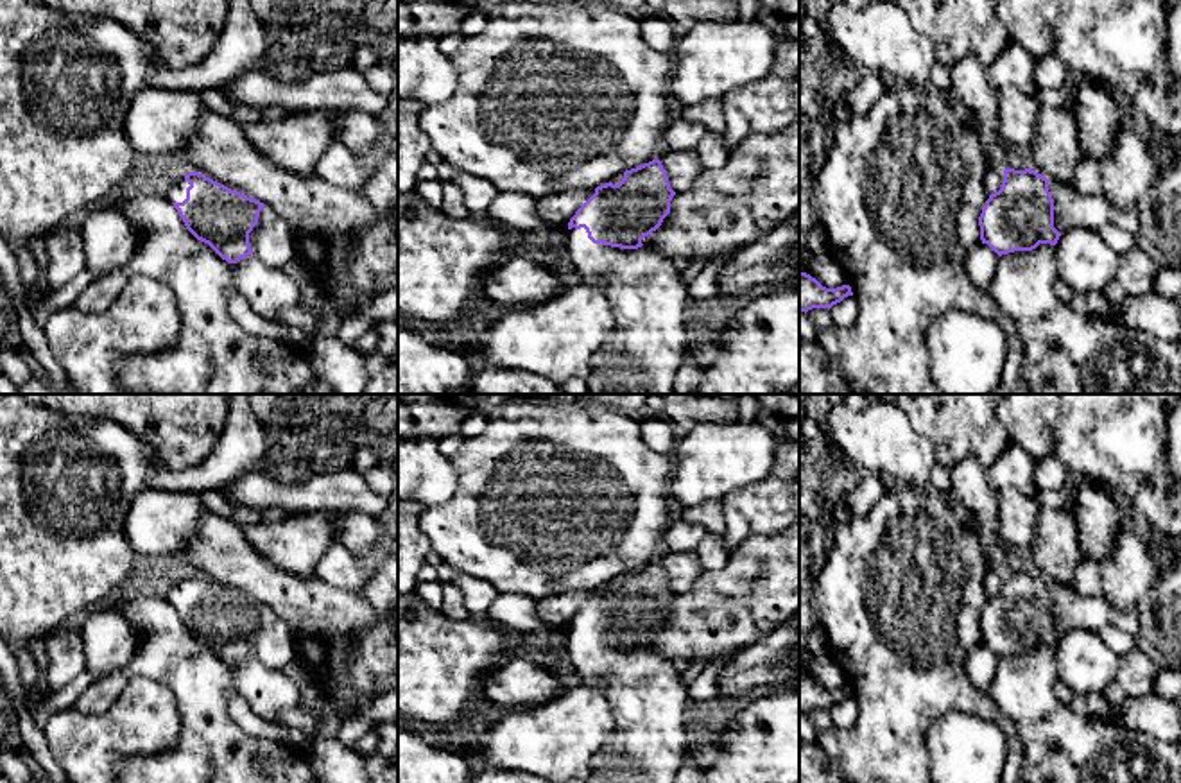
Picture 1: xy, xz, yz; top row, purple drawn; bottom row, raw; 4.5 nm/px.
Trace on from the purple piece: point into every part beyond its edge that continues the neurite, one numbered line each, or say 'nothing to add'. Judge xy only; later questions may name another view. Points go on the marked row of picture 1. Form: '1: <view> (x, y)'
1: xy (271, 240)

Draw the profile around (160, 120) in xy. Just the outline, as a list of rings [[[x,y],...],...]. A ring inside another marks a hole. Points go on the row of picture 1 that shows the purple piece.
[[[143,88],[125,113],[127,140],[136,154],[176,156],[204,109],[199,91]]]

